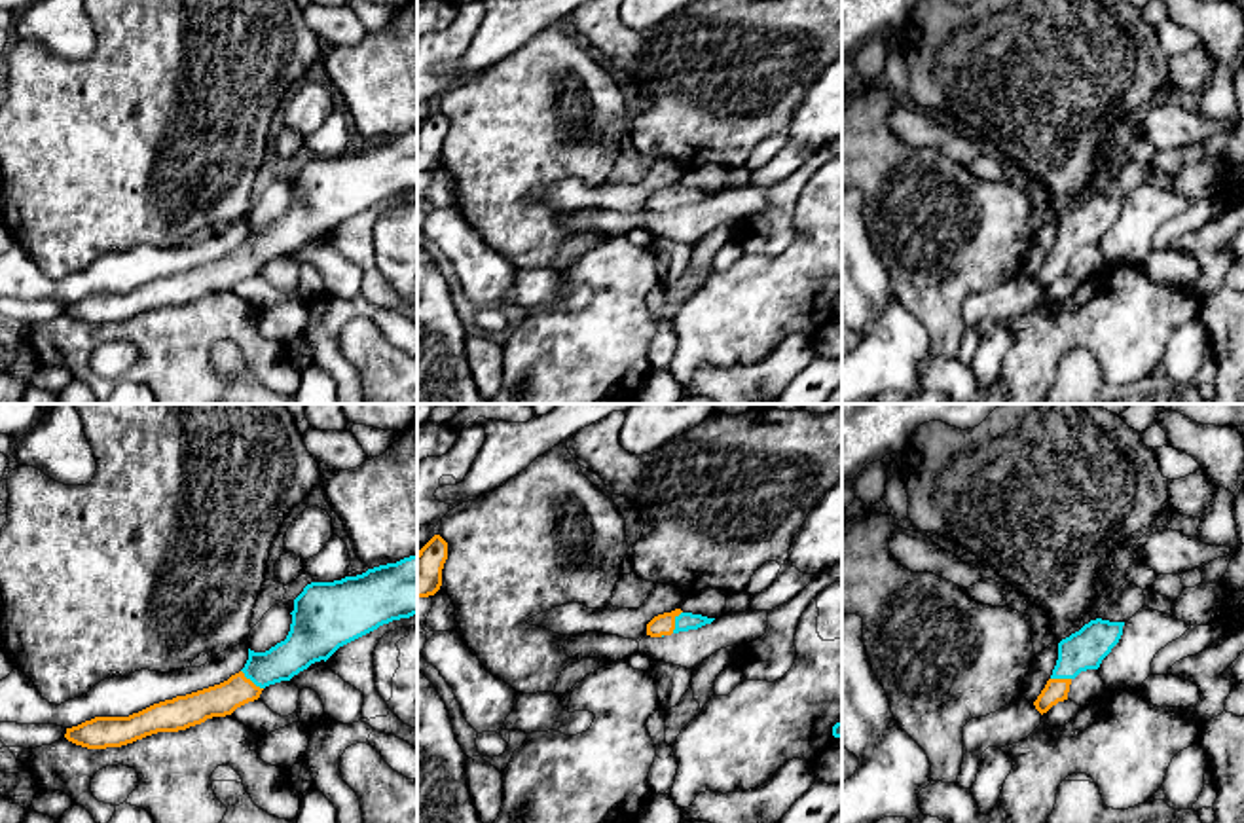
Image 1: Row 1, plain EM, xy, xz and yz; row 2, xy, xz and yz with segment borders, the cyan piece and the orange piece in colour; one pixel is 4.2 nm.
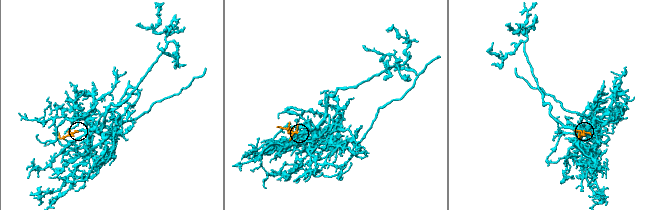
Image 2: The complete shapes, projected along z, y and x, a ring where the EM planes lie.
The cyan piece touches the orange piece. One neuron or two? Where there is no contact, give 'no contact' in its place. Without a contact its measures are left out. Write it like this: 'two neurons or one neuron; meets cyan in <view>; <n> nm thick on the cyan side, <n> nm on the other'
one neuron; meets cyan in xy; 160 nm thick on the cyan side, 140 nm on the other

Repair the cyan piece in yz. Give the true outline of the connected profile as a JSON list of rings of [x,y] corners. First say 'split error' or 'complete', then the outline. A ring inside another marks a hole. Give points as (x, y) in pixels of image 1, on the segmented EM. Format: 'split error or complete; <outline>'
split error; [[[1090,620],[1079,631],[1058,643],[1058,660],[1051,679],[1034,702],[1043,715],[1058,702],[1068,700],[1071,681],[1087,669],[1098,669],[1123,635],[1125,622]]]

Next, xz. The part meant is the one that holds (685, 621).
split error; [[[675,609],[671,613],[664,613],[654,616],[647,624],[647,635],[650,637],[662,637],[671,635],[679,631],[698,630],[705,624],[711,624],[715,618],[707,618],[702,614],[683,613],[681,609]]]

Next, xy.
split error; [[[417,556],[368,569],[334,582],[311,582],[294,599],[290,631],[284,641],[265,652],[248,649],[245,668],[228,681],[154,704],[129,717],[95,717],[66,728],[64,738],[87,749],[121,747],[157,732],[178,732],[212,717],[231,715],[237,707],[260,698],[269,685],[290,681],[311,664],[328,660],[339,647],[393,620],[417,614]]]

